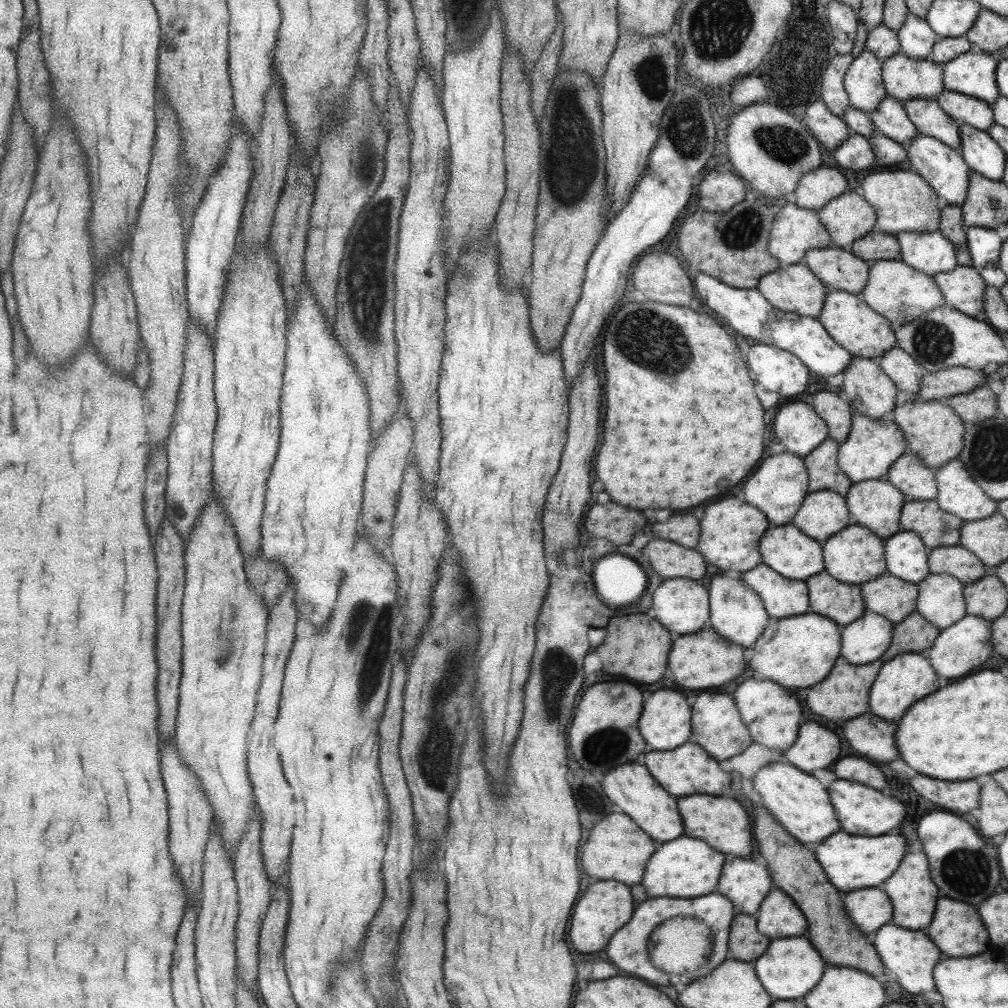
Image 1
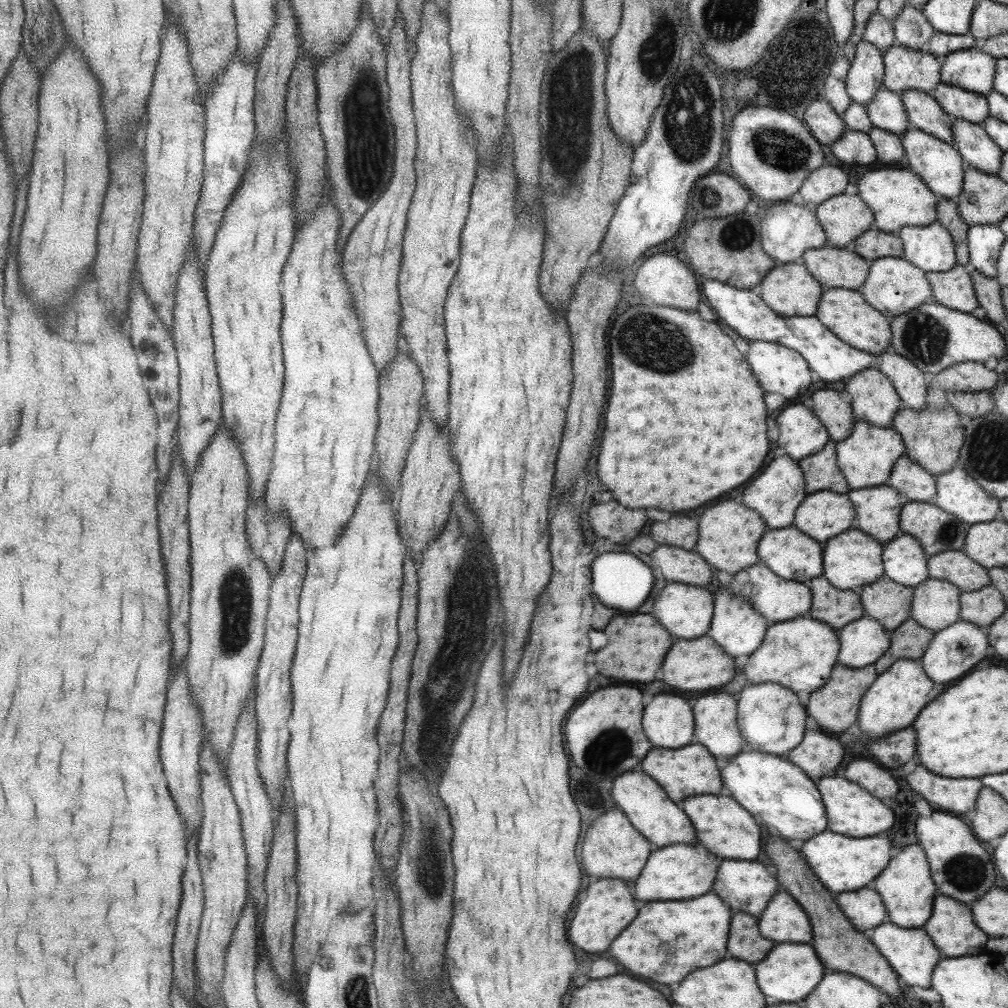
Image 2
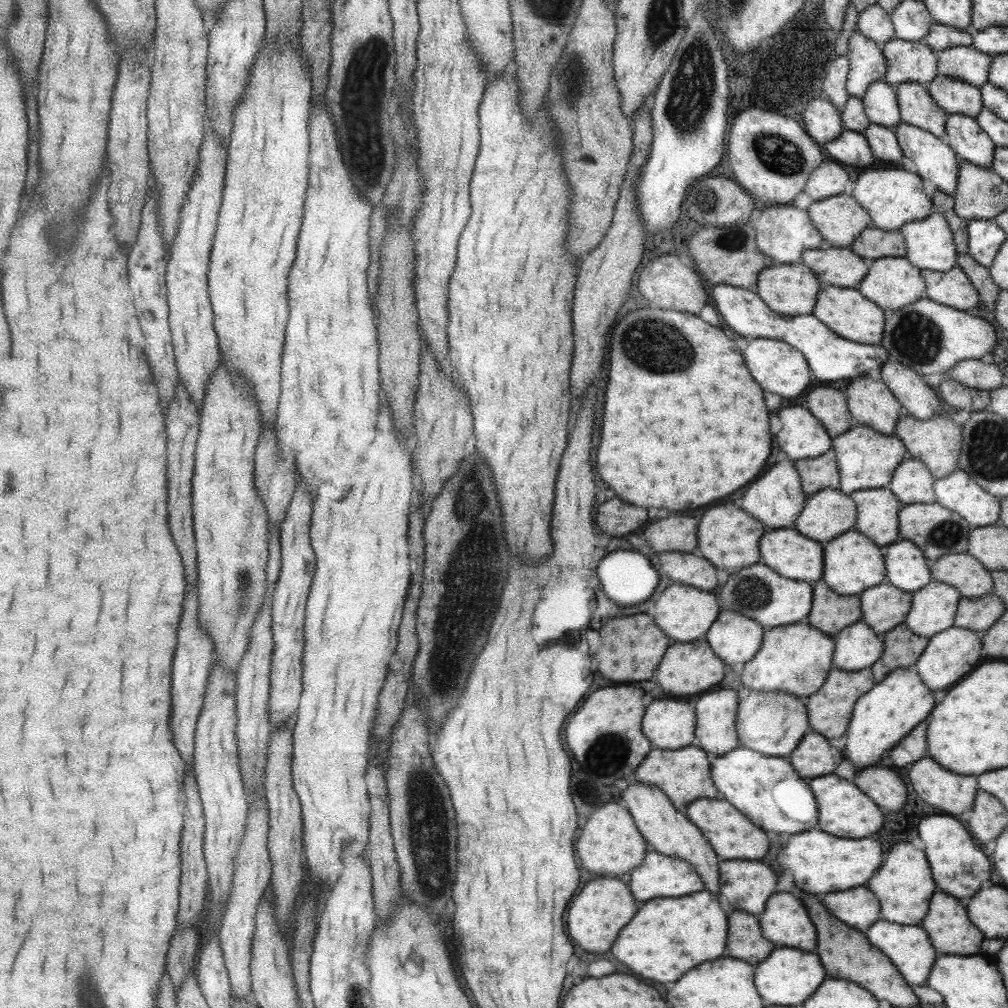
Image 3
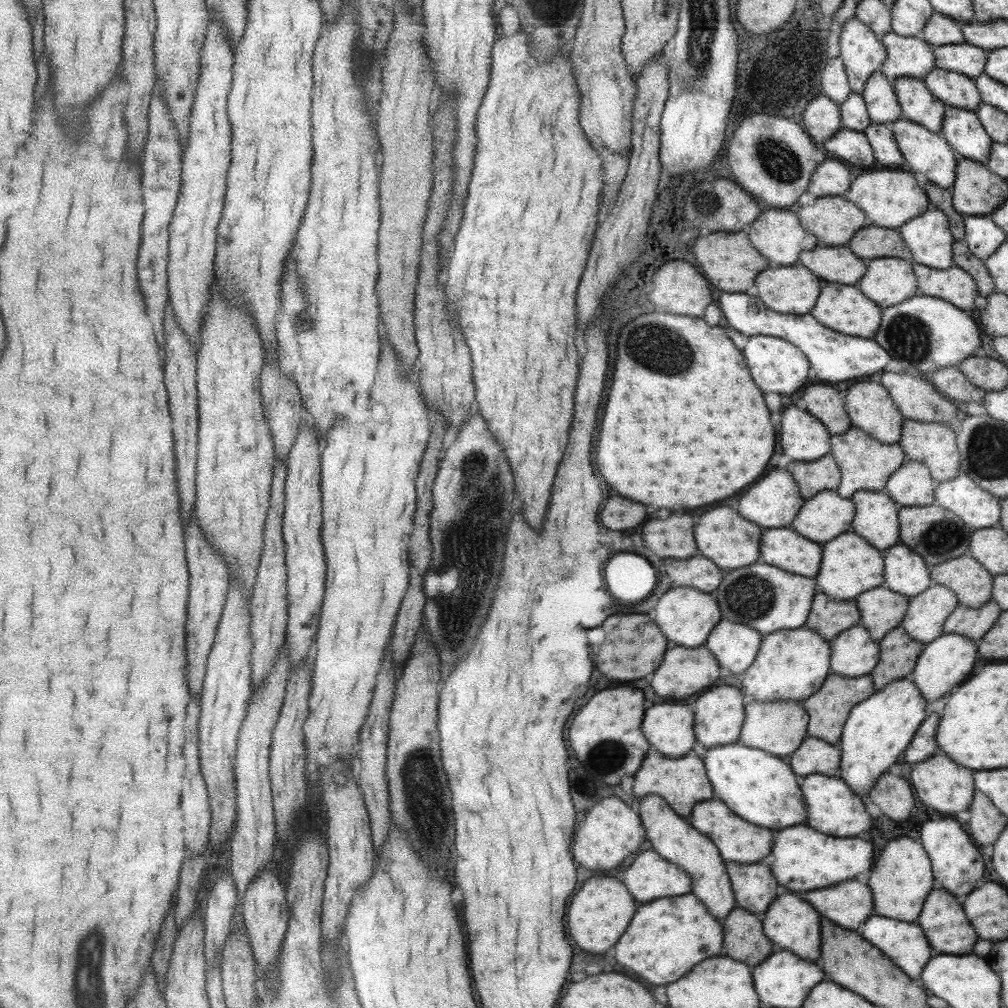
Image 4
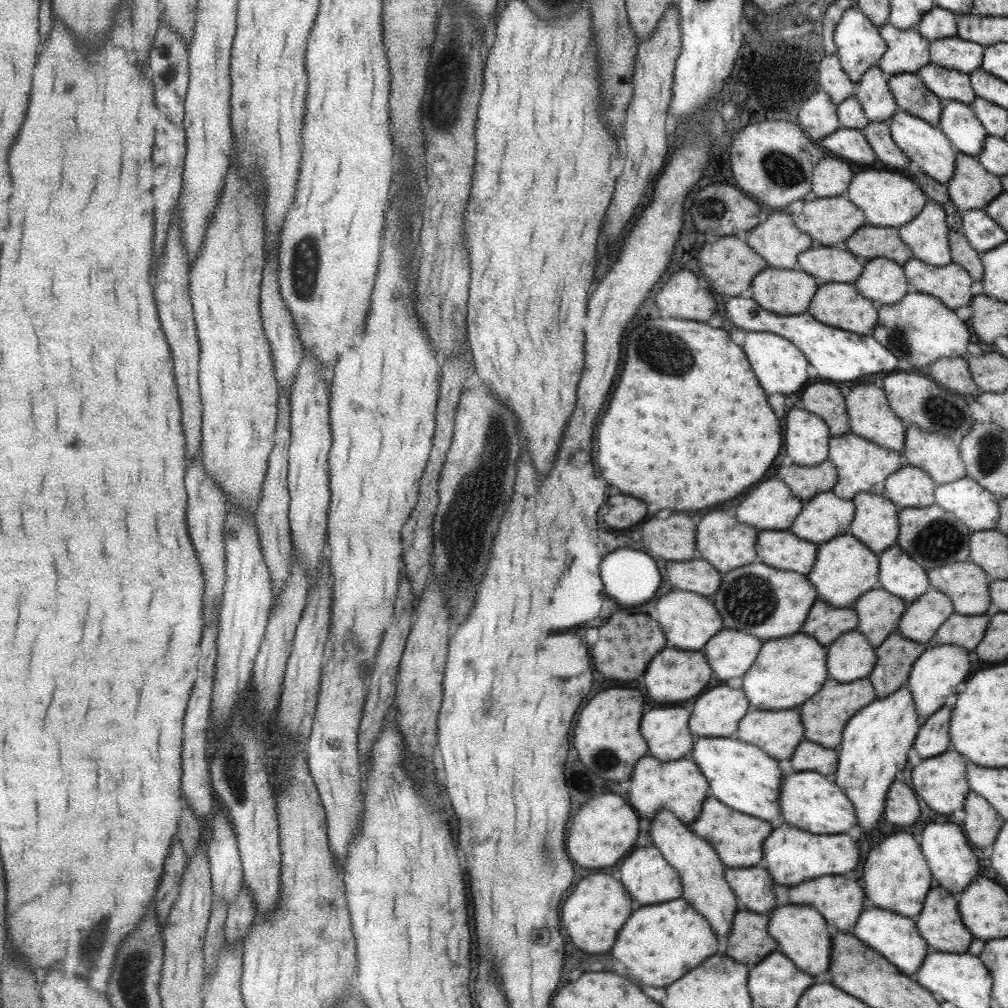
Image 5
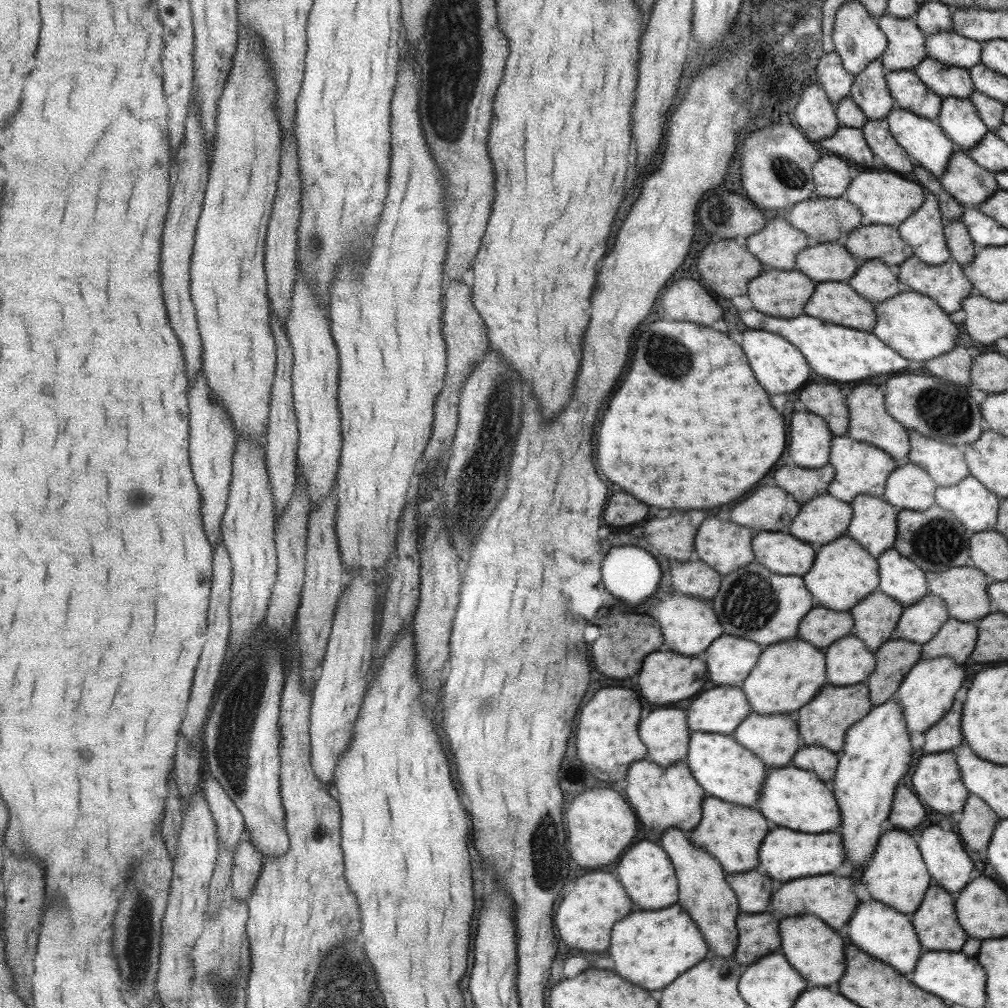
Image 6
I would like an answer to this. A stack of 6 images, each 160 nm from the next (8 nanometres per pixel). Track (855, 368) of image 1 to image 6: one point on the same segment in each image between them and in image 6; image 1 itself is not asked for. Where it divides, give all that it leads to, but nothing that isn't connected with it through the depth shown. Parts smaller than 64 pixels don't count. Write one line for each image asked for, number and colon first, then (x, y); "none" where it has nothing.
2: (874, 400)
3: (870, 402)
4: (869, 407)
5: (870, 417)
6: (869, 422)

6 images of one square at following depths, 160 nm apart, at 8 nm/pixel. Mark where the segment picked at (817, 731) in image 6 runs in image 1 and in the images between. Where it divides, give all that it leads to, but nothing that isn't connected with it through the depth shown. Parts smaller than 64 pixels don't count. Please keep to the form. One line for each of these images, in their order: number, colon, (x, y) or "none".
1: (843, 694)
2: (835, 706)
3: (829, 709)
4: (827, 709)
5: (824, 715)

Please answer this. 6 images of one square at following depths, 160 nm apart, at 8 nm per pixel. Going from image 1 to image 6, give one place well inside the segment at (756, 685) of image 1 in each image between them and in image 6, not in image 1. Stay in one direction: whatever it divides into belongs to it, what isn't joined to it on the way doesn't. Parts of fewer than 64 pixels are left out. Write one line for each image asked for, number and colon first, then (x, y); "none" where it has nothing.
2: (769, 717)
3: (773, 723)
4: (779, 728)
5: (777, 732)
6: (774, 739)

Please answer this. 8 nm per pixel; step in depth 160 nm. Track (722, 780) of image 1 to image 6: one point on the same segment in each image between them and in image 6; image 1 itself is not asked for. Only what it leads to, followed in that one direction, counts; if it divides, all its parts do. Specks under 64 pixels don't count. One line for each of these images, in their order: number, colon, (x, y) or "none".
2: (690, 770)
3: (683, 775)
4: (681, 782)
5: (677, 786)
6: (661, 797)

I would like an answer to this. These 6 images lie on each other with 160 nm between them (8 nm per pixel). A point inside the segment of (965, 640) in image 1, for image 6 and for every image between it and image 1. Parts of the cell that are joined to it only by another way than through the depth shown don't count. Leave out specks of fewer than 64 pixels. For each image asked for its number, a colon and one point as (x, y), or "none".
2: (953, 650)
3: (950, 654)
4: (944, 662)
5: (935, 673)
6: (926, 692)

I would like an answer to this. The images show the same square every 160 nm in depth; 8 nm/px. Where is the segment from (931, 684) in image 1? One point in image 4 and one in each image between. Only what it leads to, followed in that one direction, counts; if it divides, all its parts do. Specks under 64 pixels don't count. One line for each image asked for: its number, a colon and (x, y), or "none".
2: (895, 697)
3: (884, 714)
4: (877, 729)

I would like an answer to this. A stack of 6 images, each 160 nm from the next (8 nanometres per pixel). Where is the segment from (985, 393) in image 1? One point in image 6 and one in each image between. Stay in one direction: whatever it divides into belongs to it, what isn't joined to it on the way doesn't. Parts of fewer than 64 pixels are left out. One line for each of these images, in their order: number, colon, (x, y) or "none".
2: (973, 404)
3: (954, 394)
4: (951, 383)
5: (952, 373)
6: (954, 365)

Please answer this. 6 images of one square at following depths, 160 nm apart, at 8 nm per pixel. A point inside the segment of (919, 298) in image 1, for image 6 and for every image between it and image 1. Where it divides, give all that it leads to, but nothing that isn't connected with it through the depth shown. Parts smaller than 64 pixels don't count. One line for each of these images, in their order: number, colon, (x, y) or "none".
2: (893, 286)
3: (890, 282)
4: (886, 281)
5: (883, 282)
6: (875, 281)

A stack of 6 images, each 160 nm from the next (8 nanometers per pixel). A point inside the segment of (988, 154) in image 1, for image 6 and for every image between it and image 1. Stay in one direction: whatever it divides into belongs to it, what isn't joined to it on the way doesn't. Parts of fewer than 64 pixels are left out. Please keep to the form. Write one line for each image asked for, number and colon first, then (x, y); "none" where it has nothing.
2: (977, 150)
3: (962, 133)
4: (961, 128)
5: (958, 122)
6: (957, 117)

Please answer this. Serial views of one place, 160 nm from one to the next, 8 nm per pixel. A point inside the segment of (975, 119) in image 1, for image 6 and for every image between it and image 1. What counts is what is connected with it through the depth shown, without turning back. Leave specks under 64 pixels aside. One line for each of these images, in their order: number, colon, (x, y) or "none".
2: (957, 103)
3: (953, 96)
4: (953, 89)
5: (947, 84)
6: (946, 81)

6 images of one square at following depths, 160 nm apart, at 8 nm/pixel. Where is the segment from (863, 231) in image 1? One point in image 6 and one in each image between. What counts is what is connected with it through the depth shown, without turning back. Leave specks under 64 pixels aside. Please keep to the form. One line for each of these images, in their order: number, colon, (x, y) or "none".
2: (842, 218)
3: (839, 219)
4: (833, 220)
5: (831, 220)
6: (823, 220)

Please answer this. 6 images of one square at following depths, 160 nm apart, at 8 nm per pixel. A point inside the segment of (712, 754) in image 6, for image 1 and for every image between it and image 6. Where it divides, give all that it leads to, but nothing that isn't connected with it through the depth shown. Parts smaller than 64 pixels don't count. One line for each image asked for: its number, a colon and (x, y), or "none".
1: (796, 799)
2: (779, 794)
3: (766, 789)
4: (758, 787)
5: (742, 776)

